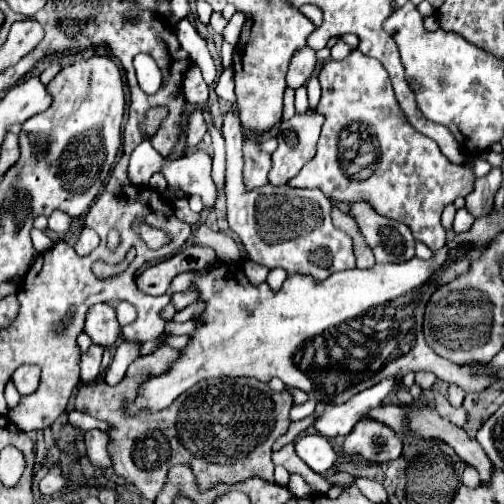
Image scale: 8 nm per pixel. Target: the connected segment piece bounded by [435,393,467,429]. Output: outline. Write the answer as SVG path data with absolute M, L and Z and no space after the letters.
M435 395L435 407L437 407L437 411L439 411L439 415L443 417L443 419L447 419L447 421L451 421L451 423L455 423L457 427L461 427L461 429L465 429L465 425L467 425L467 411L463 409L463 407L451 407L449 405L449 401L445 399L445 395Z

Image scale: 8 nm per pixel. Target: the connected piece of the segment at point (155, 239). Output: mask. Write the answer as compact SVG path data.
M141 225L139 233L141 233L143 241L147 243L147 247L151 247L151 249L159 249L167 243L167 235L161 229L151 229L147 225Z

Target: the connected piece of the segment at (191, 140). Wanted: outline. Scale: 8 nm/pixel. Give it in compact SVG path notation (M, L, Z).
M195 109L189 117L187 117L187 127L185 127L185 153L195 149L203 135L207 133L207 127L205 127L205 121L201 117L201 109Z

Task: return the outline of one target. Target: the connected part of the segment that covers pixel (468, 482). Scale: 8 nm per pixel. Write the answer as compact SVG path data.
M467 466L463 472L461 481L463 485L475 488L480 484L479 474L475 468Z

